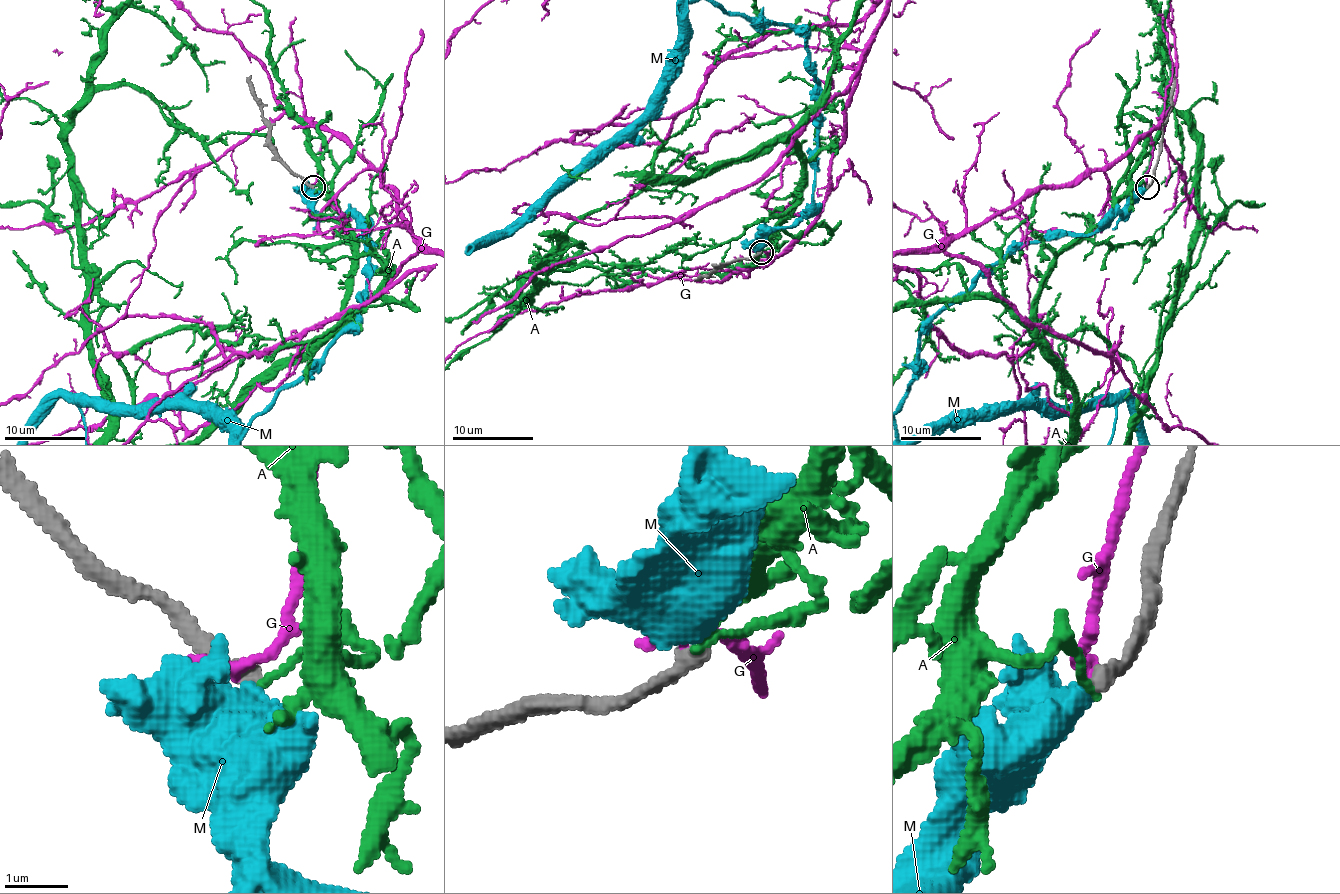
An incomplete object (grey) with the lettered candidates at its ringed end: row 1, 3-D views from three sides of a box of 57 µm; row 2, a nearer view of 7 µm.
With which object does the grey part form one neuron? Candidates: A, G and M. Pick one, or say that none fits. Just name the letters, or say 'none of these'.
none of these

